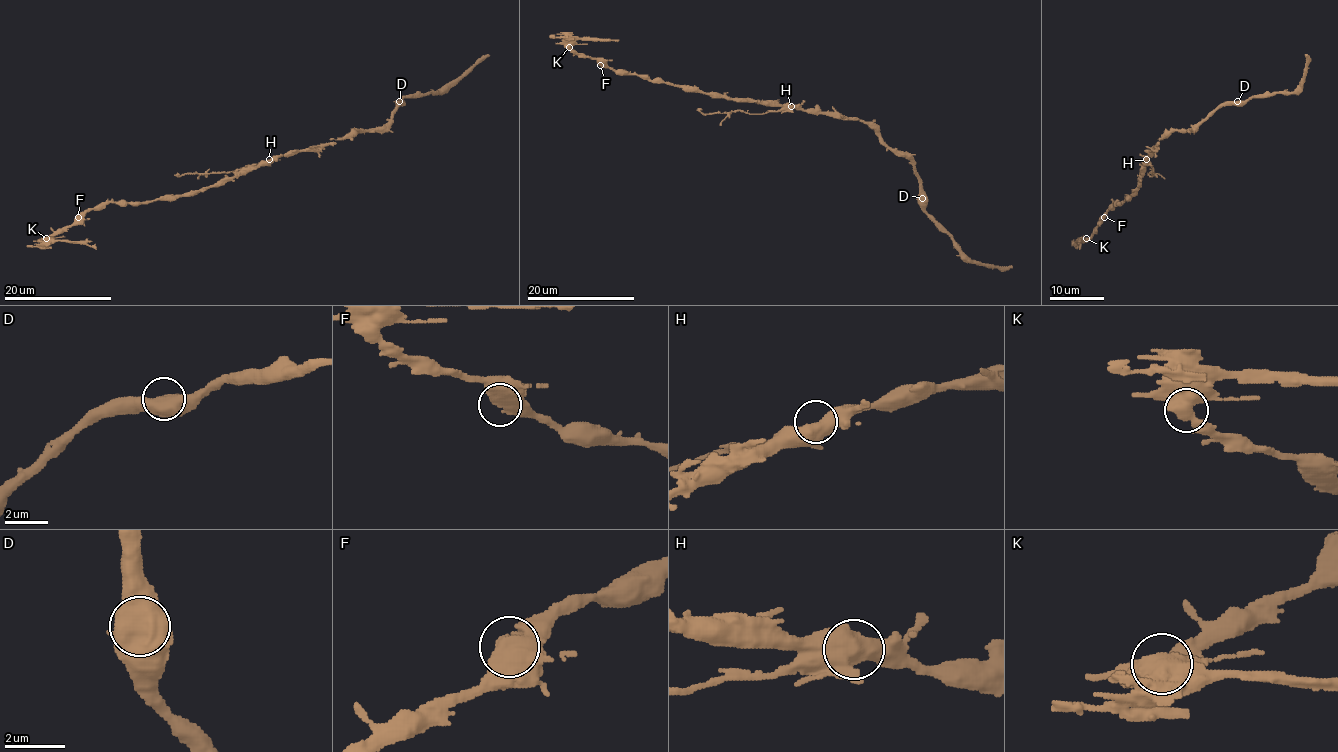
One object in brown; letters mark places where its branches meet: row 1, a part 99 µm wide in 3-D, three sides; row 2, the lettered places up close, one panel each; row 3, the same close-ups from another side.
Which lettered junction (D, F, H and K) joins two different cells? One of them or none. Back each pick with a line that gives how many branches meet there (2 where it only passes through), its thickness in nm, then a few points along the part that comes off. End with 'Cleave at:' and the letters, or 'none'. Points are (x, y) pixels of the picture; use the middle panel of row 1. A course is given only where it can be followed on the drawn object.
K: 2 | 600 nm | (569, 47), (577, 39), (619, 40)
Cleave at: K

